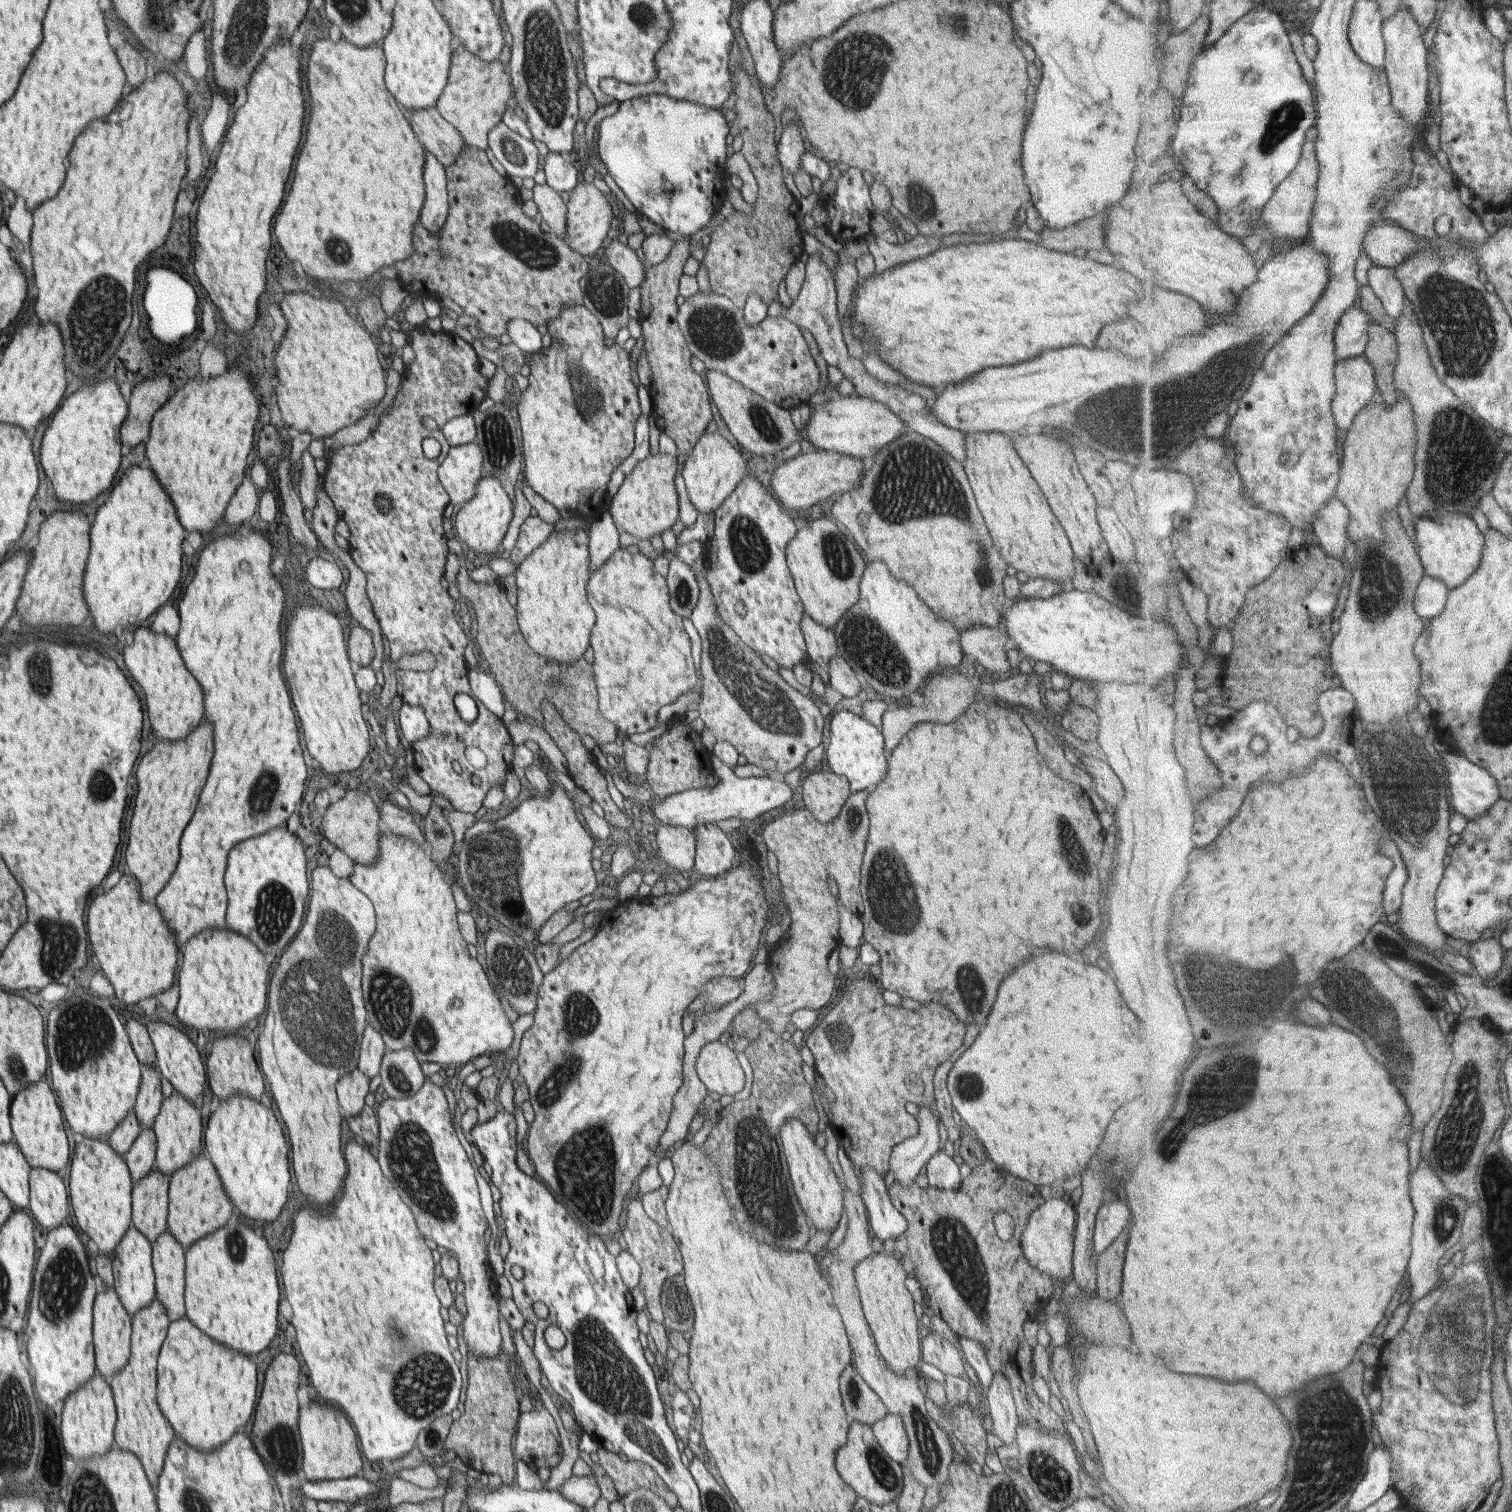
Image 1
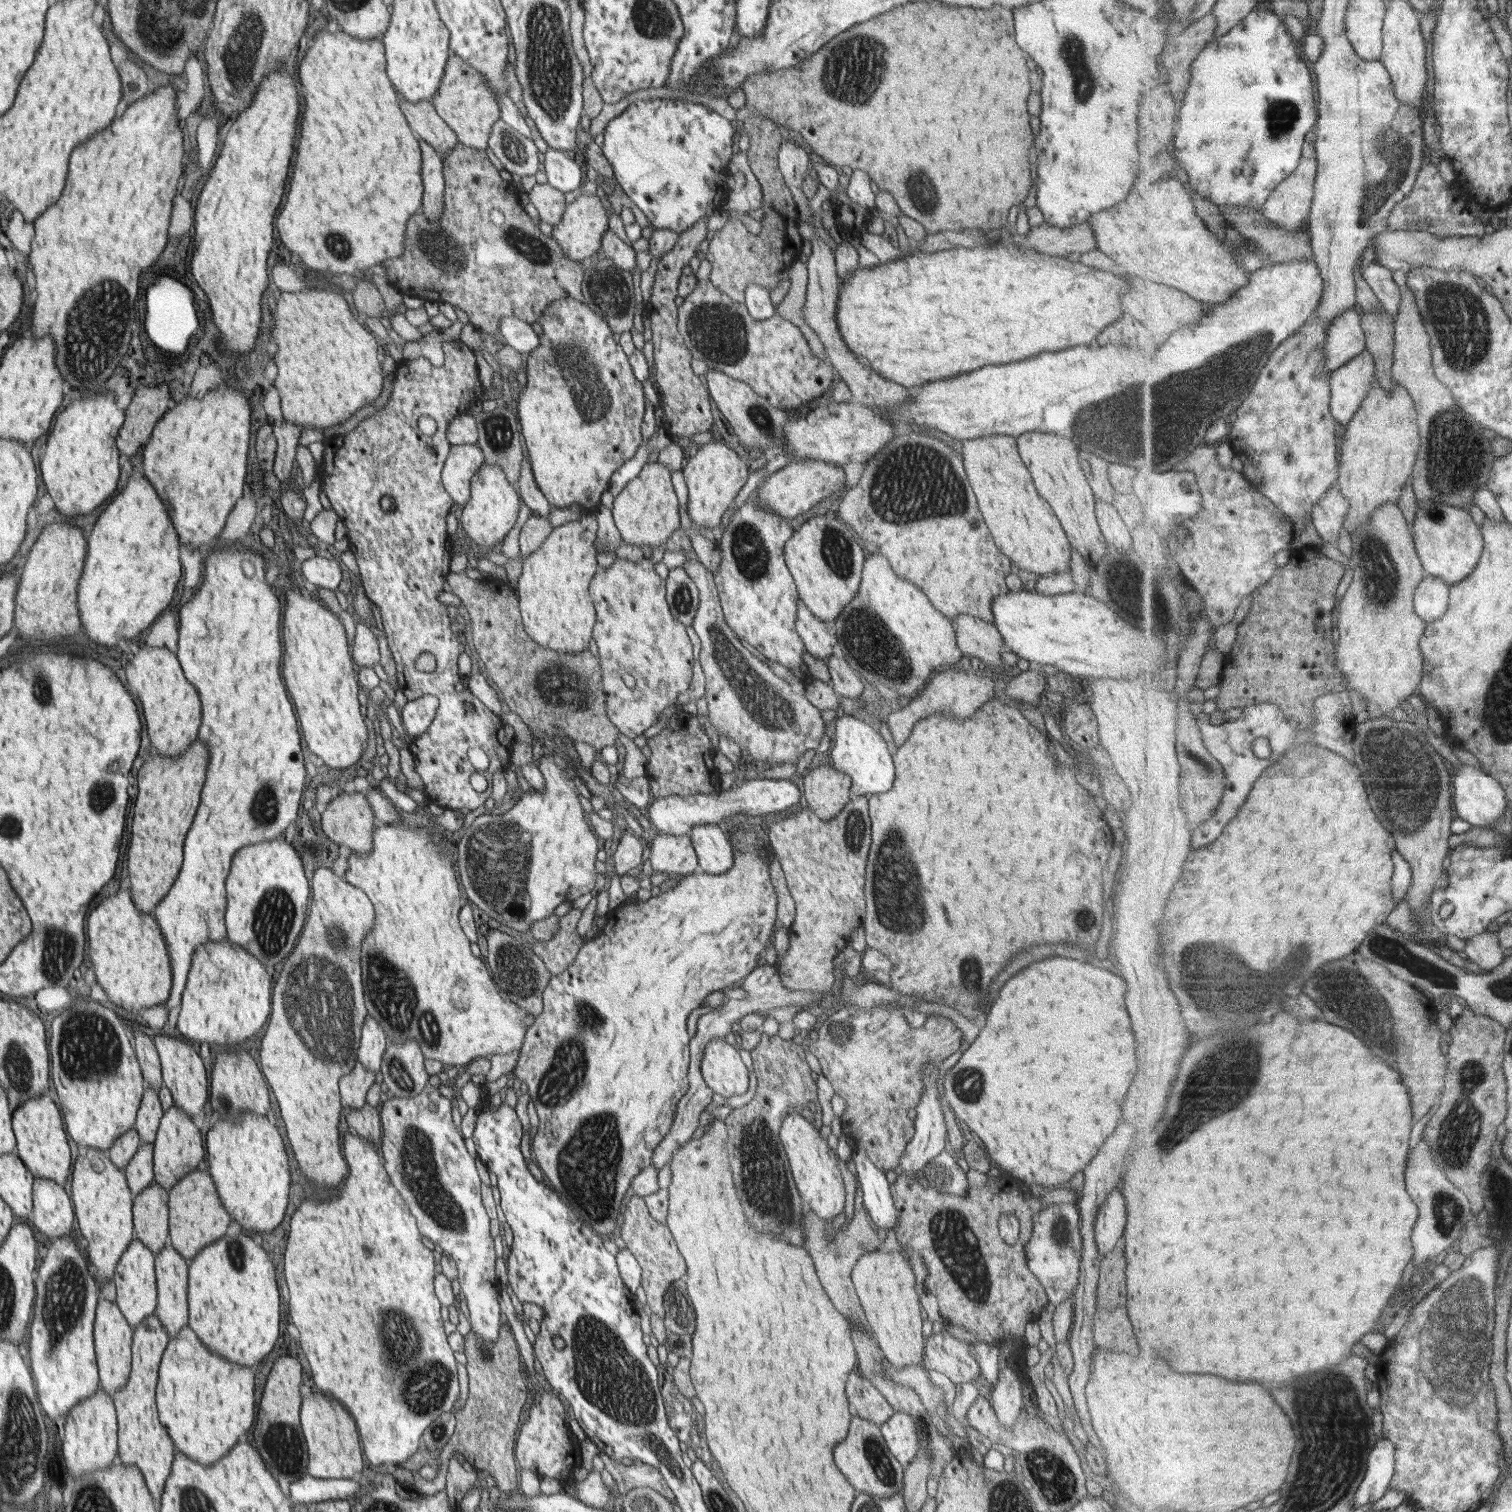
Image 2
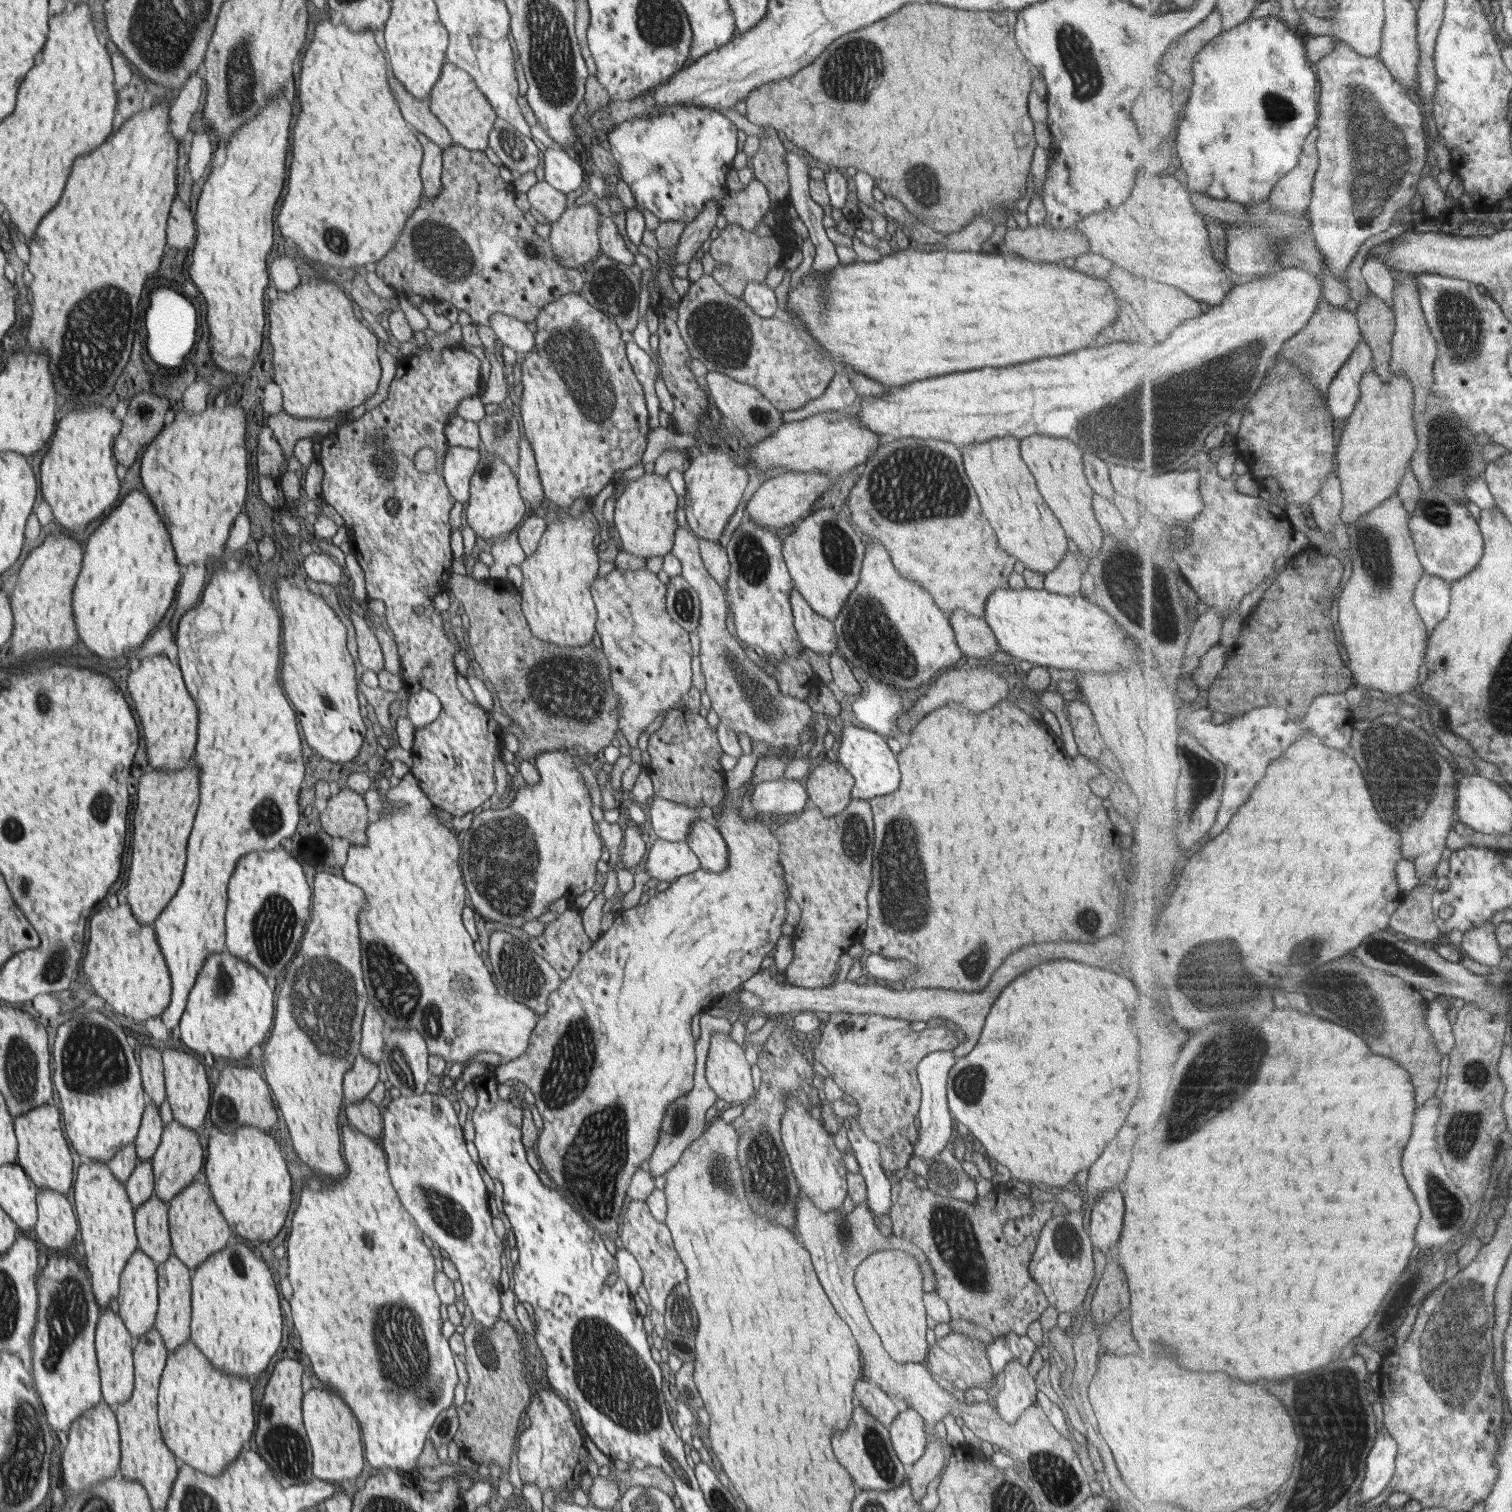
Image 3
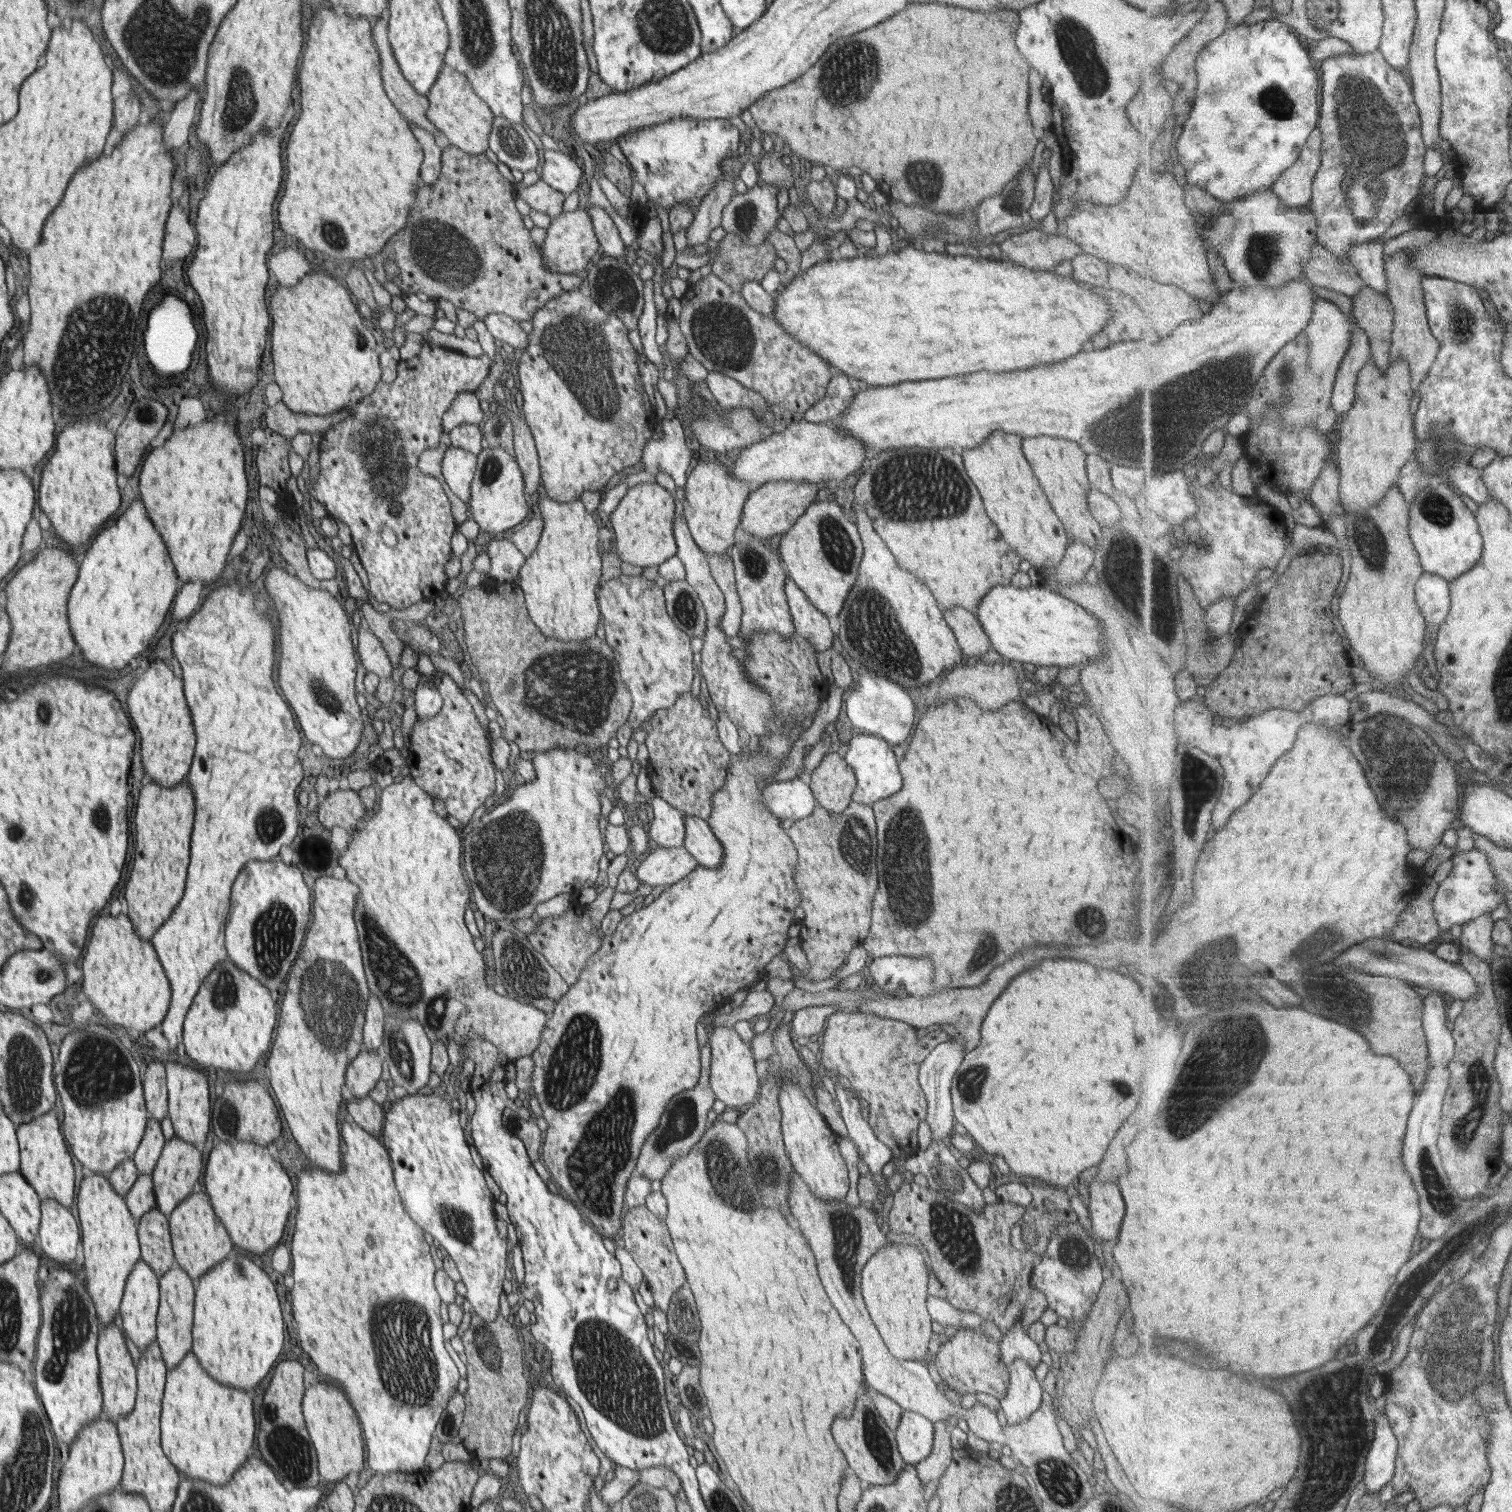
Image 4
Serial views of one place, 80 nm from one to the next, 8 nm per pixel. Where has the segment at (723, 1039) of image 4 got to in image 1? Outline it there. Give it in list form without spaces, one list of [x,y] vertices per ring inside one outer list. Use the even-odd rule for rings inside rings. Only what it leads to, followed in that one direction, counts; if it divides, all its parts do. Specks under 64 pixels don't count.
[[[715,1041],[704,1046],[695,1066],[698,1078],[709,1092],[734,1096],[746,1085],[744,1070],[730,1044]]]

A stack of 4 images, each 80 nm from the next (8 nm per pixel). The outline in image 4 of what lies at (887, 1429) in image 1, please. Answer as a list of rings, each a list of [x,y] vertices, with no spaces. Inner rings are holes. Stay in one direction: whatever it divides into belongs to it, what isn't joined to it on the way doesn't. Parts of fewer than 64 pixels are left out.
[[[903,1411],[898,1428],[894,1430],[896,1444],[906,1465],[917,1465],[930,1456],[934,1446],[934,1423],[924,1416]]]

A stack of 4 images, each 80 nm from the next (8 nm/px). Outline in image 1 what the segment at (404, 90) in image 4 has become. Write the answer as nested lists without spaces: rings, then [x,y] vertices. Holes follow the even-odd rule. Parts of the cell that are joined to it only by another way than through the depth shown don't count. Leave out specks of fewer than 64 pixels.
[[[434,107],[405,110],[405,114],[425,152],[432,153],[445,167],[450,166],[466,146],[458,129]]]

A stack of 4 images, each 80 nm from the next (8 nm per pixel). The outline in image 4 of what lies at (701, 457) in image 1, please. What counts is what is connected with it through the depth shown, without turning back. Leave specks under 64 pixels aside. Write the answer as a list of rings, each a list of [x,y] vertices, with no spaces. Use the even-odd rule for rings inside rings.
[[[705,455],[702,462],[694,461],[691,465],[684,488],[683,516],[698,548],[707,556],[729,553],[750,486],[733,476],[714,456]]]

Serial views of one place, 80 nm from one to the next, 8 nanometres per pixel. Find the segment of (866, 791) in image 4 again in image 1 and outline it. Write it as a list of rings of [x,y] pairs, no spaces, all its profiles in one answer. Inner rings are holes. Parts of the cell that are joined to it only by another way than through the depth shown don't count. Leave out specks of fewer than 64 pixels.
[[[840,708],[830,717],[830,738],[824,755],[823,766],[849,780],[852,793],[873,791],[883,781],[889,769],[889,744],[883,732],[867,720]]]

